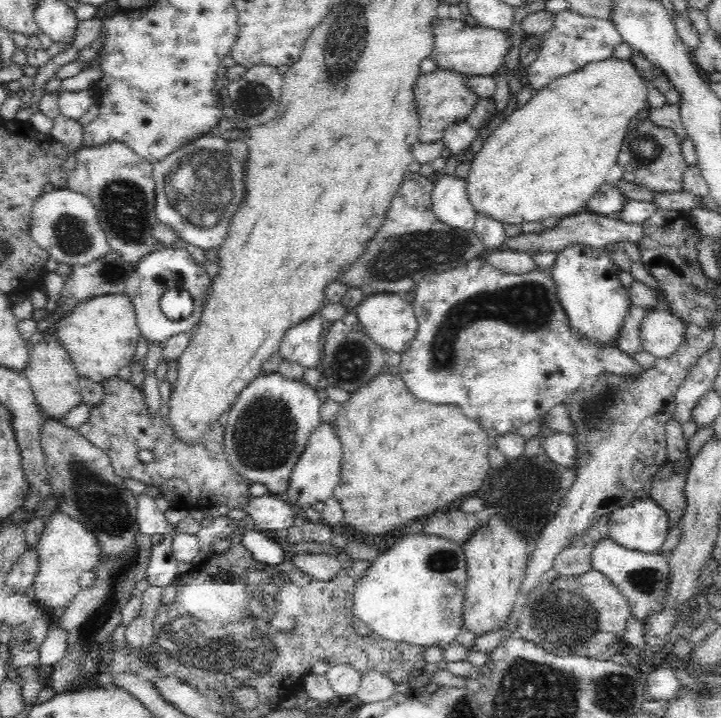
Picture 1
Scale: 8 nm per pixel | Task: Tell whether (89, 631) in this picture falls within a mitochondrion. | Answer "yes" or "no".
yes

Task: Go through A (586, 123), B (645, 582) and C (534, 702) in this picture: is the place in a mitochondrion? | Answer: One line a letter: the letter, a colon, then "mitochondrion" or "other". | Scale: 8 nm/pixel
A: other
B: mitochondrion
C: mitochondrion

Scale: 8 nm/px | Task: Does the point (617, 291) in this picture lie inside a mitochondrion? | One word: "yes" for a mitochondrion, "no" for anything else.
no

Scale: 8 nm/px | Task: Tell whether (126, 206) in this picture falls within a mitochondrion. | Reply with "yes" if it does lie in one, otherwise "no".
yes

